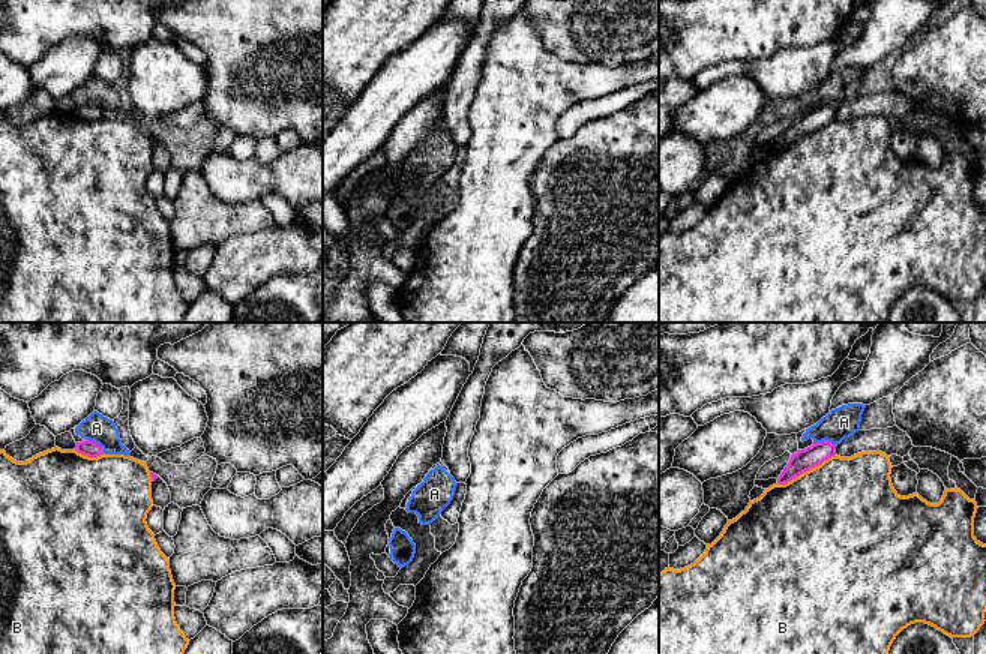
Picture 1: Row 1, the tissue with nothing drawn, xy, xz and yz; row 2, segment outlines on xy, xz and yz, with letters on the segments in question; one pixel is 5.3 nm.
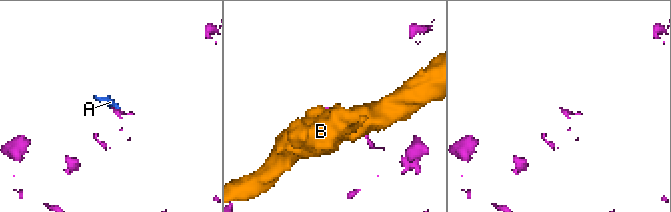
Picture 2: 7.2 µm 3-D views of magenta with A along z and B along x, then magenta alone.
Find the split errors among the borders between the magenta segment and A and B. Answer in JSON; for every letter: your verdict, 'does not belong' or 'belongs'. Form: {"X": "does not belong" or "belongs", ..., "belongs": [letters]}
{"A": "does not belong", "B": "does not belong", "belongs": []}

